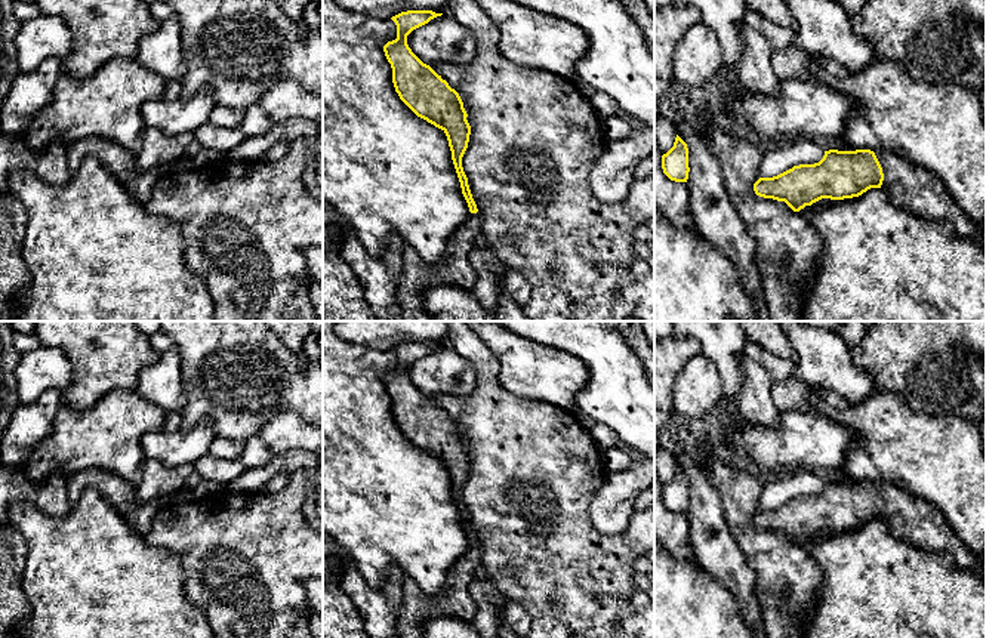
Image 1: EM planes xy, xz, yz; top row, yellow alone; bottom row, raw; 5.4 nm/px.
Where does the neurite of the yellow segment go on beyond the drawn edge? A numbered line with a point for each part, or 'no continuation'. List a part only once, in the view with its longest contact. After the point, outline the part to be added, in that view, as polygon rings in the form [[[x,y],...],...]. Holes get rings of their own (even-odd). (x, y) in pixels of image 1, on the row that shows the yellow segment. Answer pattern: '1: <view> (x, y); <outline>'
1: yz (909, 185); [[[873,152],[884,173],[881,189],[896,206],[931,221],[948,221],[962,238],[980,235],[986,241],[986,226],[971,221],[936,175],[902,154]]]

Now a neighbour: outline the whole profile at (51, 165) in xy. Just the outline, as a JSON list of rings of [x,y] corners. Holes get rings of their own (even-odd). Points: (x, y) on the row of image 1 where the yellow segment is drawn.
[[[0,135],[0,192],[9,192],[9,173],[22,169],[47,184],[64,185],[71,178],[67,145],[53,141],[47,148],[33,151],[21,138]]]

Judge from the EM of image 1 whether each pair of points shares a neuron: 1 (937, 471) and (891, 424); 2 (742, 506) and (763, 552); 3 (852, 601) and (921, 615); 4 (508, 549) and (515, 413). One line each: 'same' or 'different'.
1: same
2: same
3: same
4: same

